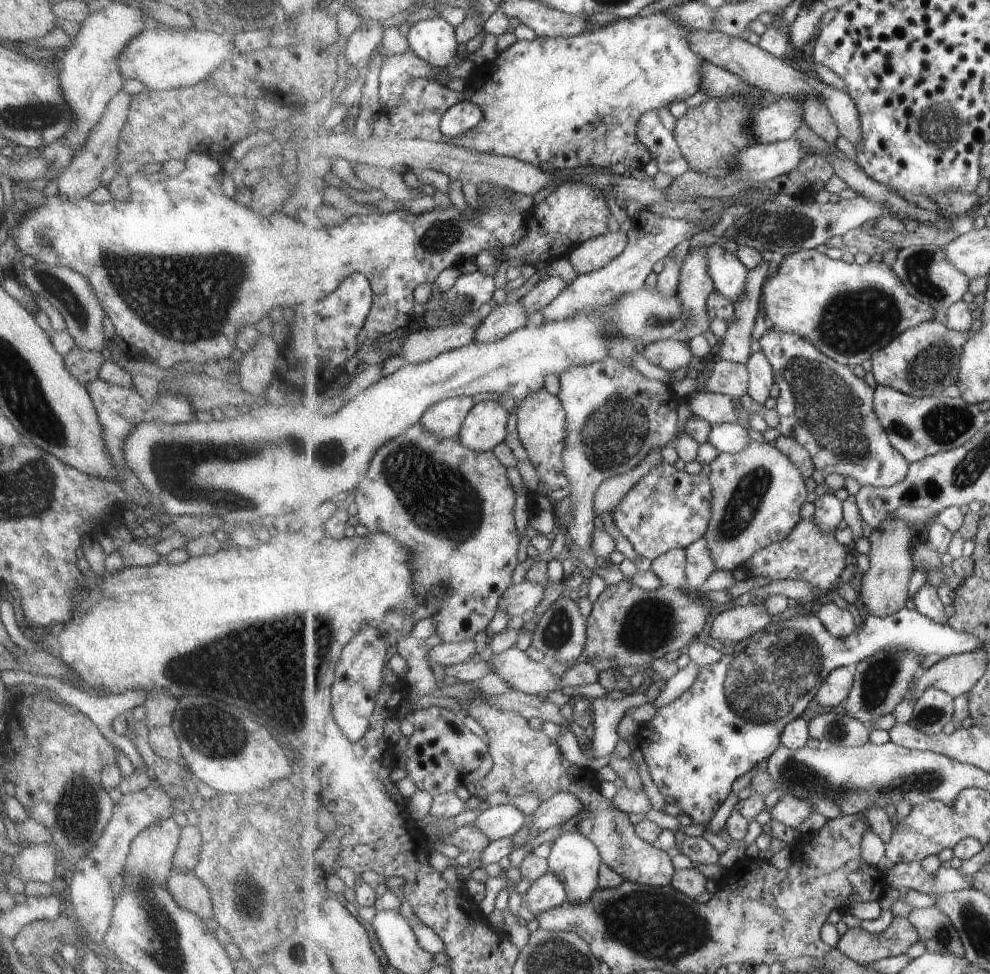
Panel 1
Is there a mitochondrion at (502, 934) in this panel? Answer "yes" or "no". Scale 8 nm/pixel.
no

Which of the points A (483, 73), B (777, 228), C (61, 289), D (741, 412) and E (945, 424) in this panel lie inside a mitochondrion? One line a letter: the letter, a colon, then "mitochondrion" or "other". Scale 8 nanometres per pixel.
A: other
B: mitochondrion
C: mitochondrion
D: other
E: mitochondrion

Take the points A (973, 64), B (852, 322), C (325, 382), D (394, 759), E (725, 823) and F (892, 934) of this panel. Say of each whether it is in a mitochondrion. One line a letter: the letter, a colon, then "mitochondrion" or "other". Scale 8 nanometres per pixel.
A: other
B: mitochondrion
C: other
D: other
E: other
F: other

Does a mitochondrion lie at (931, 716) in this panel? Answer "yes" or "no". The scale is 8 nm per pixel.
yes

